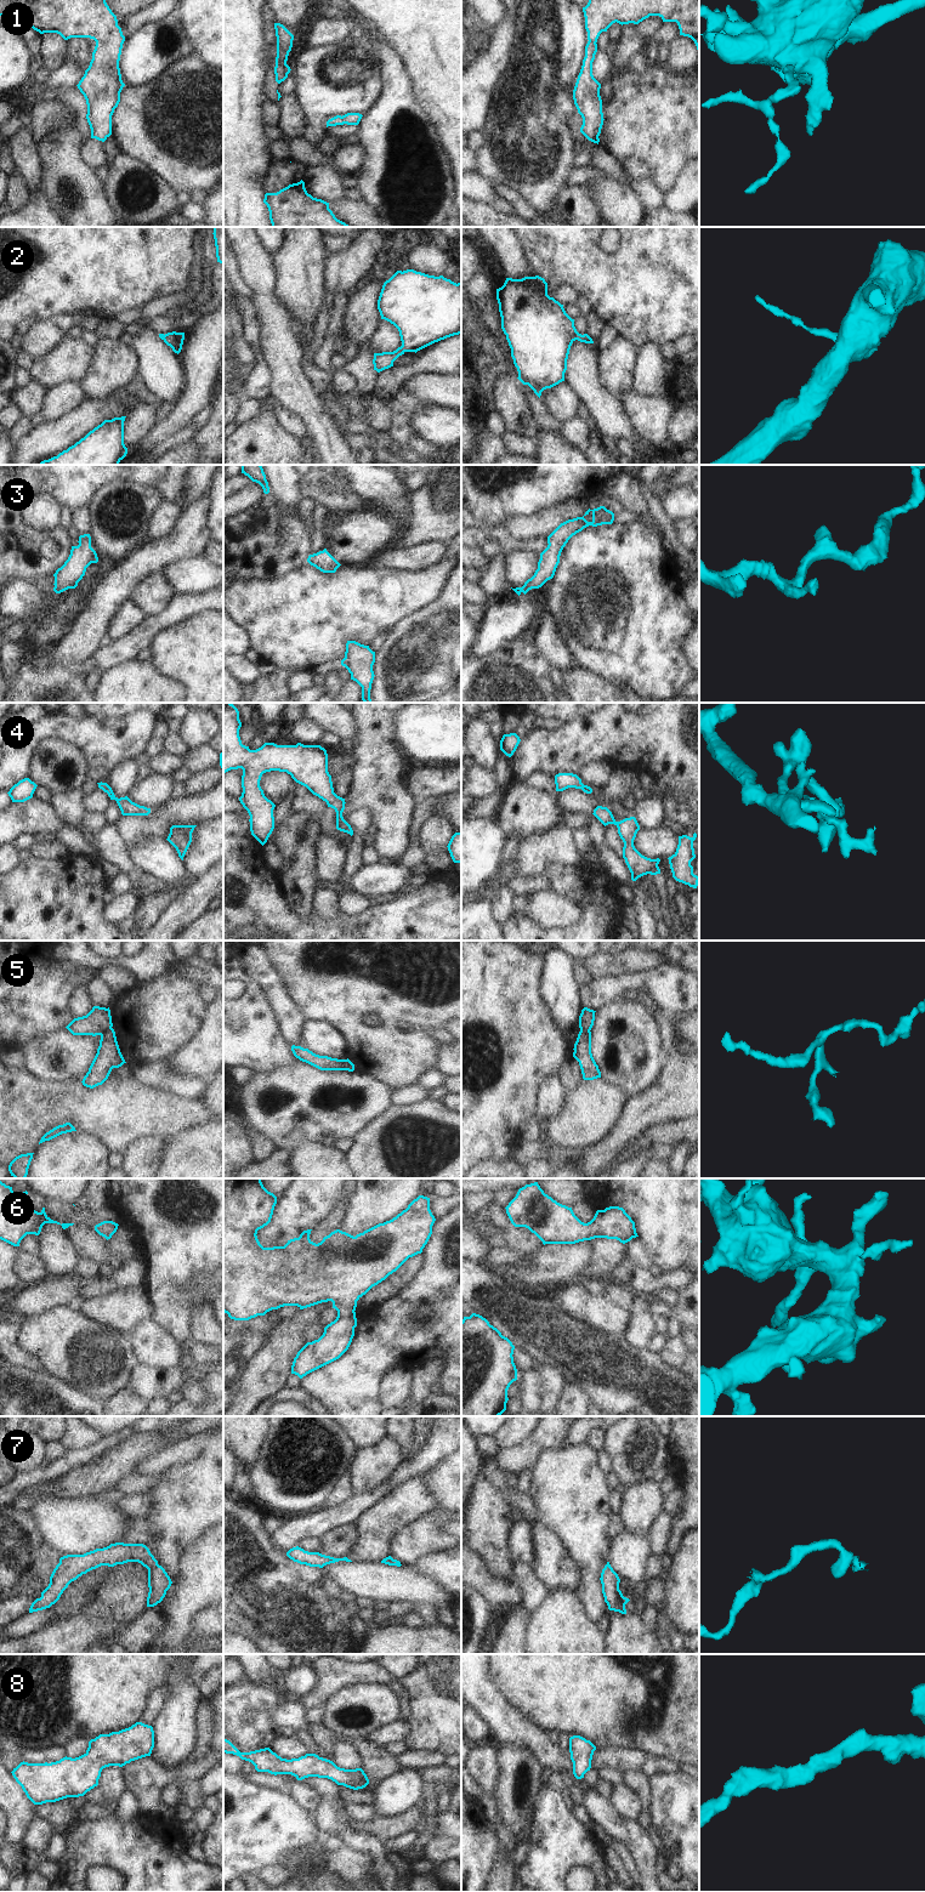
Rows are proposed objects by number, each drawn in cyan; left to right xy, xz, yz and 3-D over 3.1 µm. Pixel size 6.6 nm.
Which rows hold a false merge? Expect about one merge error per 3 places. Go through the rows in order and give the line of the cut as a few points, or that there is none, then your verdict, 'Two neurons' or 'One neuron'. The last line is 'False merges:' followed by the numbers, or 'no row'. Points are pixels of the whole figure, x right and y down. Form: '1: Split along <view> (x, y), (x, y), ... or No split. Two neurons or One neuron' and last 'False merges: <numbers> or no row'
1: No split. One neuron
2: No split. One neuron
3: No split. One neuron
4: No split. One neuron
5: Split along xy (111, 1027), (100, 1034). Two neurons
6: No split. One neuron
7: No split. One neuron
8: No split. One neuron
False merges: 5

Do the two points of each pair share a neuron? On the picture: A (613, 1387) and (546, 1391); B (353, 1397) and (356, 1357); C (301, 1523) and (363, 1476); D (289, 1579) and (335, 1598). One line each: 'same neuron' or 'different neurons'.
A: different neurons
B: same neuron
C: different neurons
D: same neuron

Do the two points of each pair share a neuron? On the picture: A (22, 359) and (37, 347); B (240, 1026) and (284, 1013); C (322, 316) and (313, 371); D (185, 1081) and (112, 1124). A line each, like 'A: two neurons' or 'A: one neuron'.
A: two neurons
B: two neurons
C: one neuron
D: two neurons

